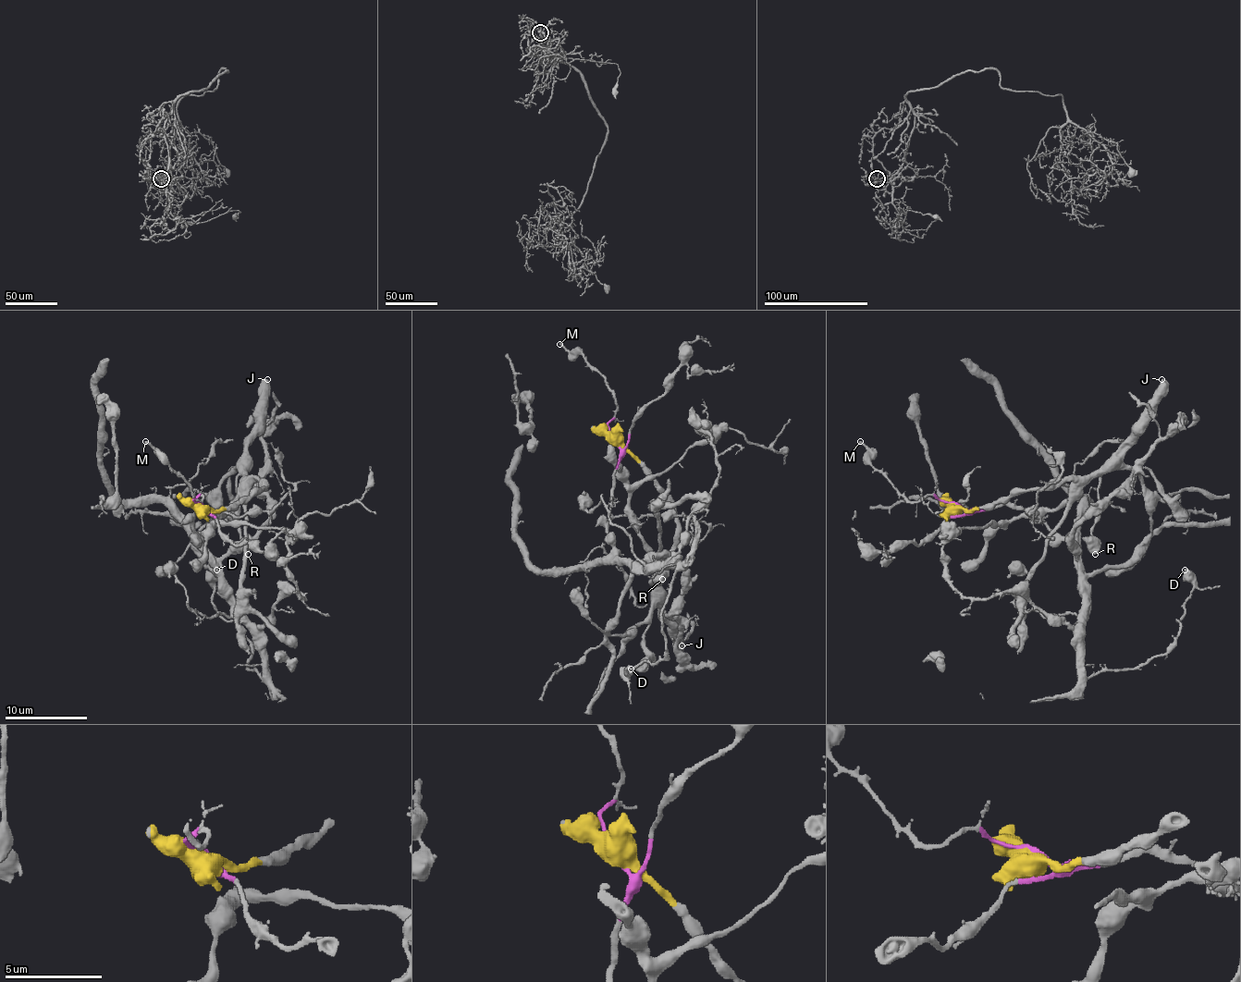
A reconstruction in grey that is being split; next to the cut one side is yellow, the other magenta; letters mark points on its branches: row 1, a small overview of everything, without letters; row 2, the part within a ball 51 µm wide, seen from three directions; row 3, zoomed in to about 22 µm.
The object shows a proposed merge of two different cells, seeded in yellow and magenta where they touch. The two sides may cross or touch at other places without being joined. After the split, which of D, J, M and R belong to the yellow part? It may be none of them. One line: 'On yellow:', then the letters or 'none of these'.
On yellow: J, R

